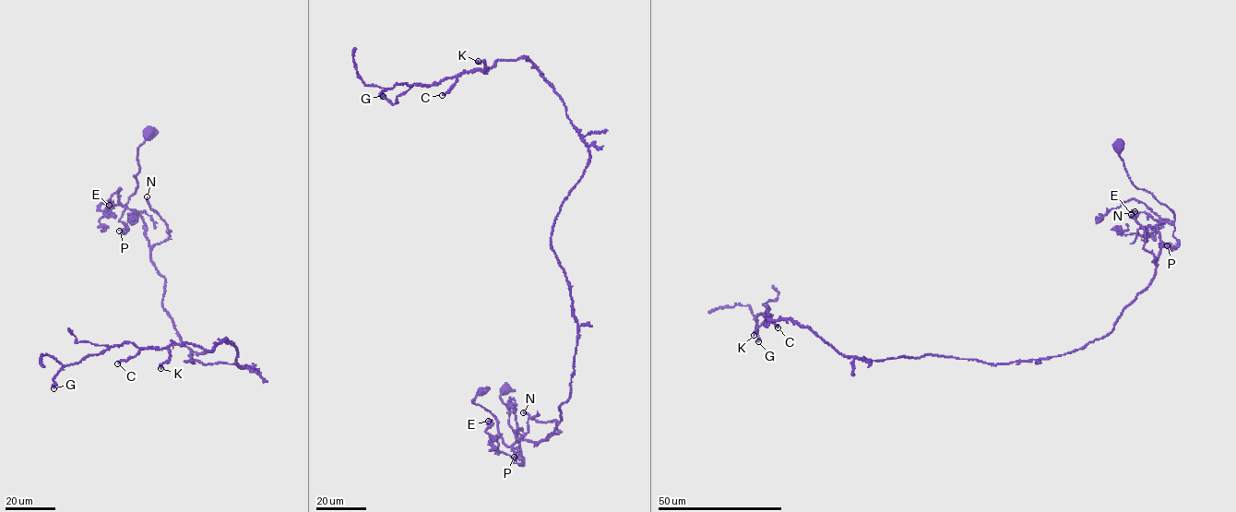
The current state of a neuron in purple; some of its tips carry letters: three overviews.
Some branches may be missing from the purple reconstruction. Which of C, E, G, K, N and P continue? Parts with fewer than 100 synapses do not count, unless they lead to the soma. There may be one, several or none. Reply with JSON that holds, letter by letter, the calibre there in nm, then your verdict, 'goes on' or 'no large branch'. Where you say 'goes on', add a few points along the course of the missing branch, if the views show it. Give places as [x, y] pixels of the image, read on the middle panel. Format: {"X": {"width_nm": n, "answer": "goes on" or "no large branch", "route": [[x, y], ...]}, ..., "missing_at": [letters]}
{"C": {"width_nm": 280, "answer": "goes on", "route": [[442, 95], [398, 95], [389, 84], [388, 69], [380, 55], [377, 40], [374, 43]]}, "E": {"width_nm": 260, "answer": "no large branch"}, "G": {"width_nm": 320, "answer": "no large branch"}, "K": {"width_nm": 440, "answer": "no large branch"}, "N": {"width_nm": 240, "answer": "no large branch"}, "P": {"width_nm": 180, "answer": "no large branch"}, "missing_at": ["C"]}

